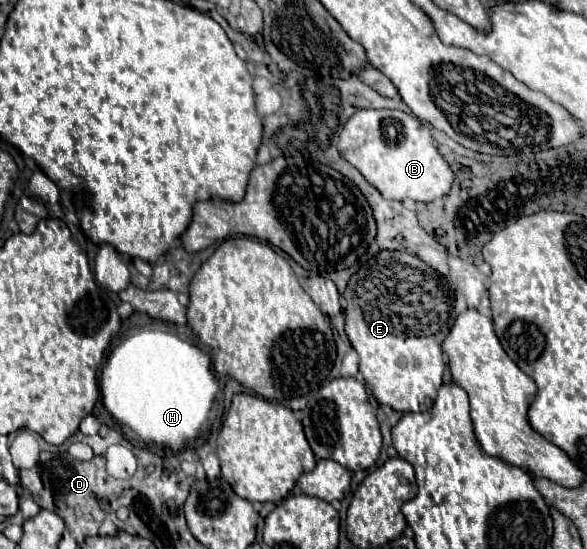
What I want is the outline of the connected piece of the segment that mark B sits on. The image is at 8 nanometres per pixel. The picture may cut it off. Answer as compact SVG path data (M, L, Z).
M358 109L344 125L338 151L370 185L394 201L434 201L450 193L454 171L434 145L430 129L414 115L394 109Z

